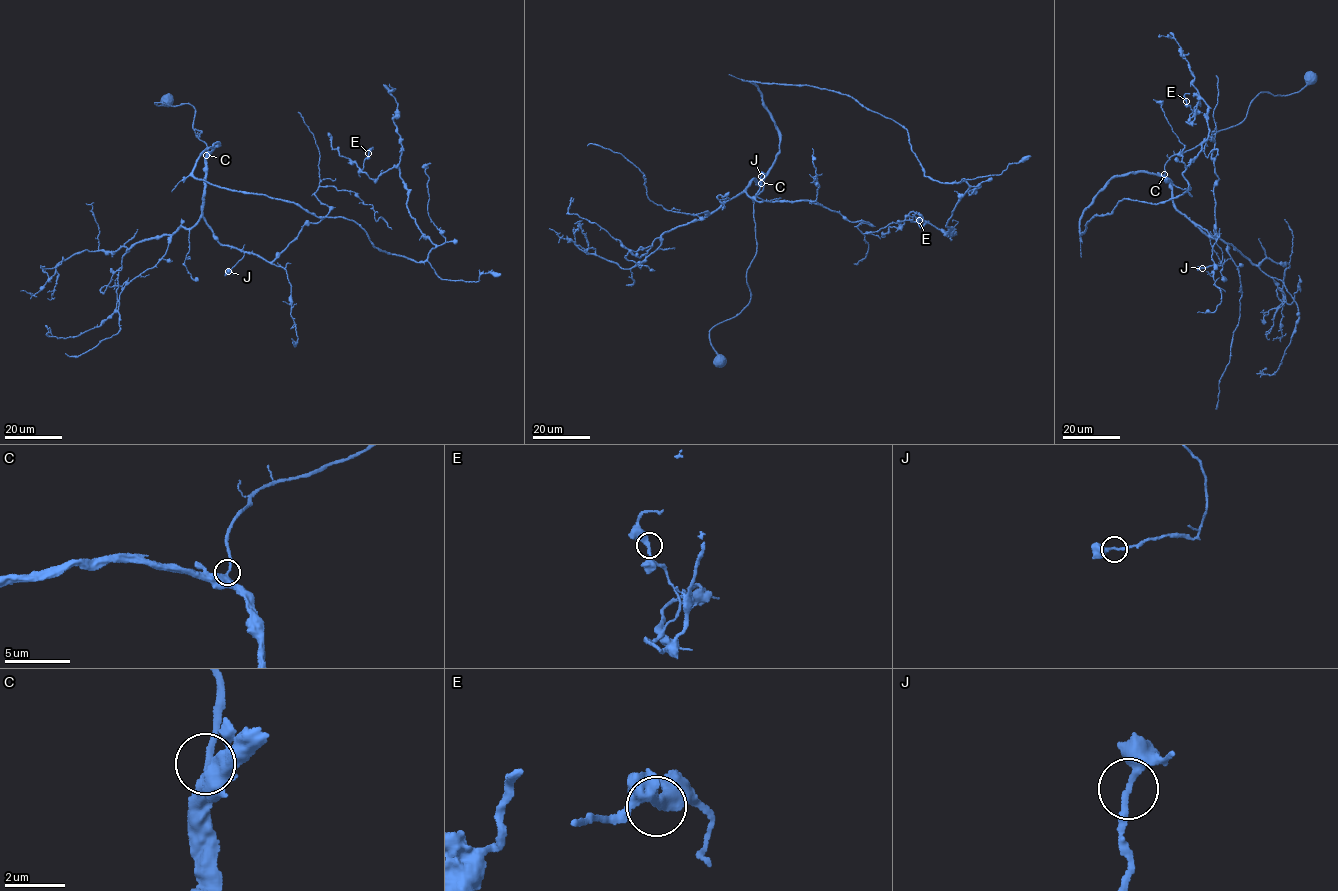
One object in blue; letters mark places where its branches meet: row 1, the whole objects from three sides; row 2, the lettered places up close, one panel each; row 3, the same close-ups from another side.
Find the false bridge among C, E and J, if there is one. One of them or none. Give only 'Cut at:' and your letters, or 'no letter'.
Cut at: no letter

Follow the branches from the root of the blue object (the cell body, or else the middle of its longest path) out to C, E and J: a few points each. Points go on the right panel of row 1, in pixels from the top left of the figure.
C: (1312, 79), (1291, 94), (1260, 93), (1242, 121), (1218, 131), (1193, 148), (1173, 155), (1165, 163), (1165, 174)
E: (1312, 79), (1163, 175), (1112, 176), (1080, 234), (1190, 189), (1208, 105), (1189, 124), (1186, 101)
J: (1312, 79), (1291, 94), (1260, 93), (1239, 123), (1165, 163), (1173, 205), (1222, 252), (1202, 268)

